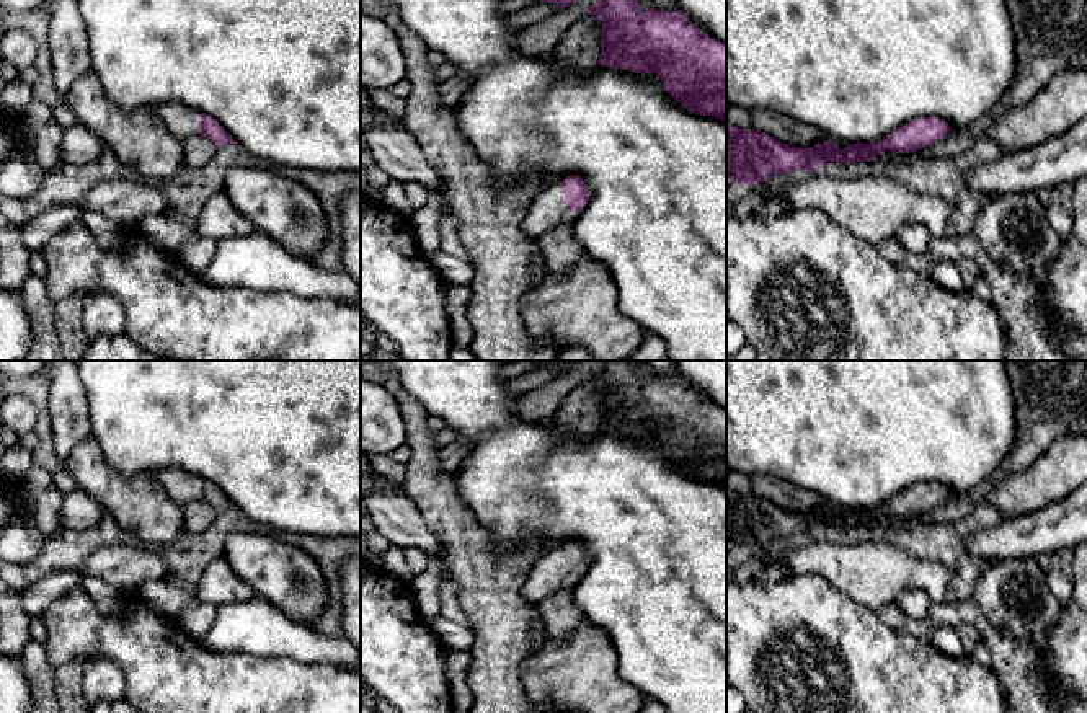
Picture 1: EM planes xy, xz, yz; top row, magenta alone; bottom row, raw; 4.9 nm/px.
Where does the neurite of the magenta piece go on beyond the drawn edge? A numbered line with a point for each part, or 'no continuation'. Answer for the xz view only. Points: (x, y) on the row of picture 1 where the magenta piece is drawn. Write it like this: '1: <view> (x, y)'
1: xz (547, 211)

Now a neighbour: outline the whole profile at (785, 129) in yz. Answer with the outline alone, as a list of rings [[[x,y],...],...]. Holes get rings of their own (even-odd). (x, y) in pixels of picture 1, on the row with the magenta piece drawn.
[[[749,109],[749,116],[754,131],[765,132],[782,144],[793,147],[813,147],[816,144],[832,140],[841,150],[850,145],[849,142],[832,139],[823,131],[785,114],[772,113],[767,109]]]

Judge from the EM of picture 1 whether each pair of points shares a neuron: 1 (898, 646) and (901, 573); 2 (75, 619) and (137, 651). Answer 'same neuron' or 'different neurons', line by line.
1: different neurons
2: same neuron

